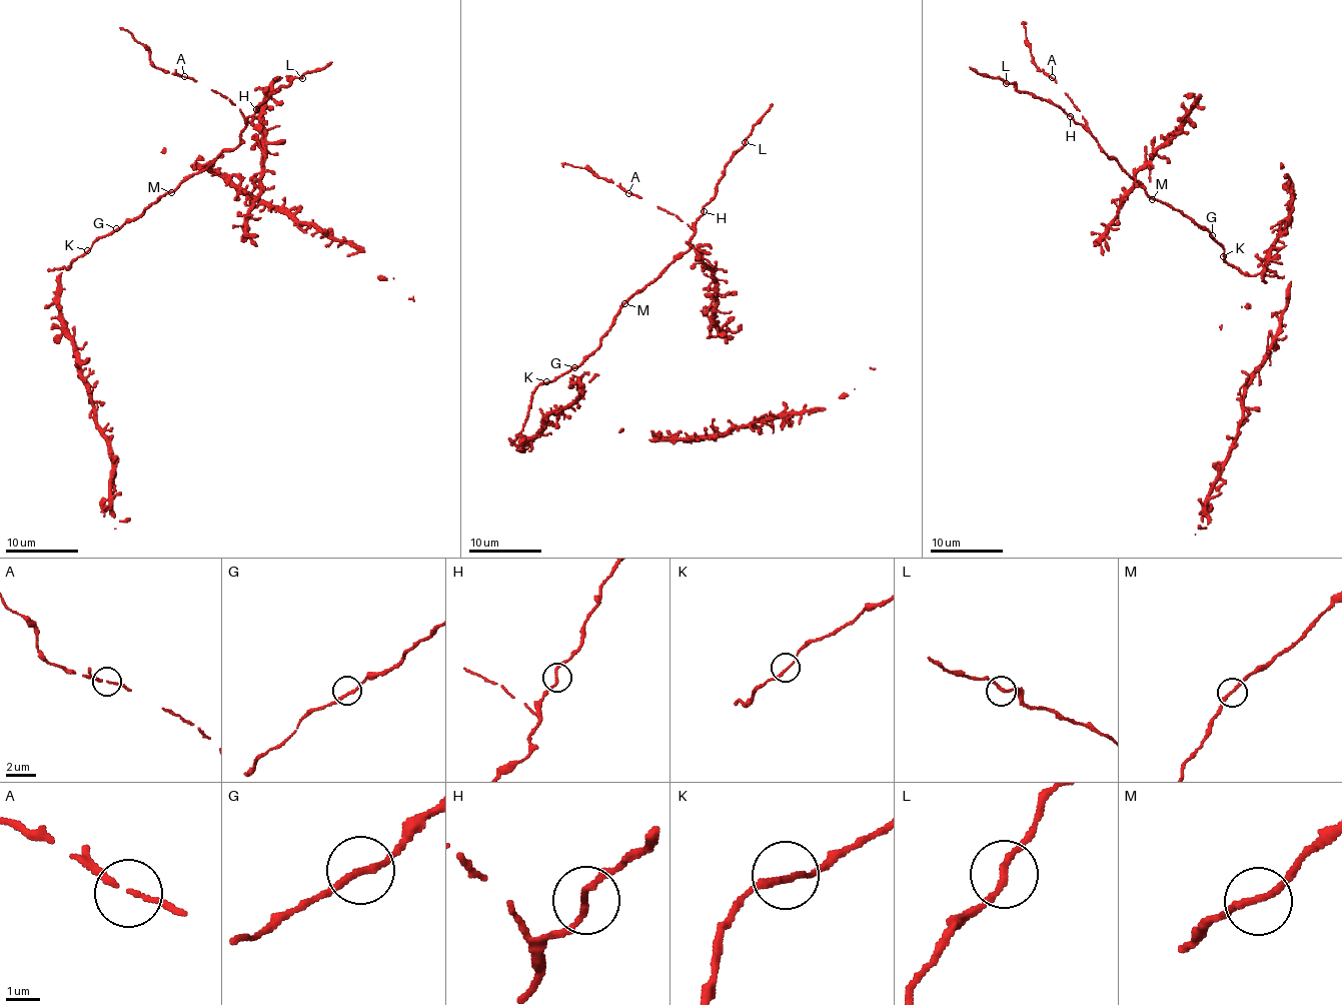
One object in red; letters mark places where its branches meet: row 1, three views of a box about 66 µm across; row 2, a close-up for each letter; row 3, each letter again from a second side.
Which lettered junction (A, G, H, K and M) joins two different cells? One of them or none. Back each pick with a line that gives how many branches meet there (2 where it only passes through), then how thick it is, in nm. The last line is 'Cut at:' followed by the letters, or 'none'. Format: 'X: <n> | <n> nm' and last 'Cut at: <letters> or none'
Cut at: none

